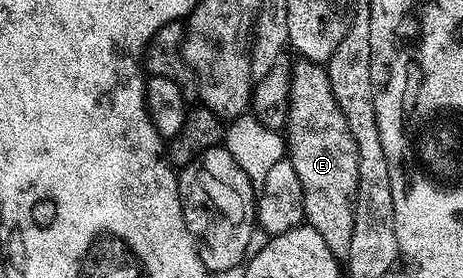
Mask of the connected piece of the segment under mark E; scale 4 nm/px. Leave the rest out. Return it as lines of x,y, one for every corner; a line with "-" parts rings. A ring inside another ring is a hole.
300,59
293,66
290,83
290,113
286,116
284,136
288,160
292,163
292,167
296,167
296,175
302,184
301,212
304,214
305,224
320,231
320,239
328,243
335,257
349,258
354,226
354,197
358,194
358,152
346,122
346,114
332,95
325,68
317,61

